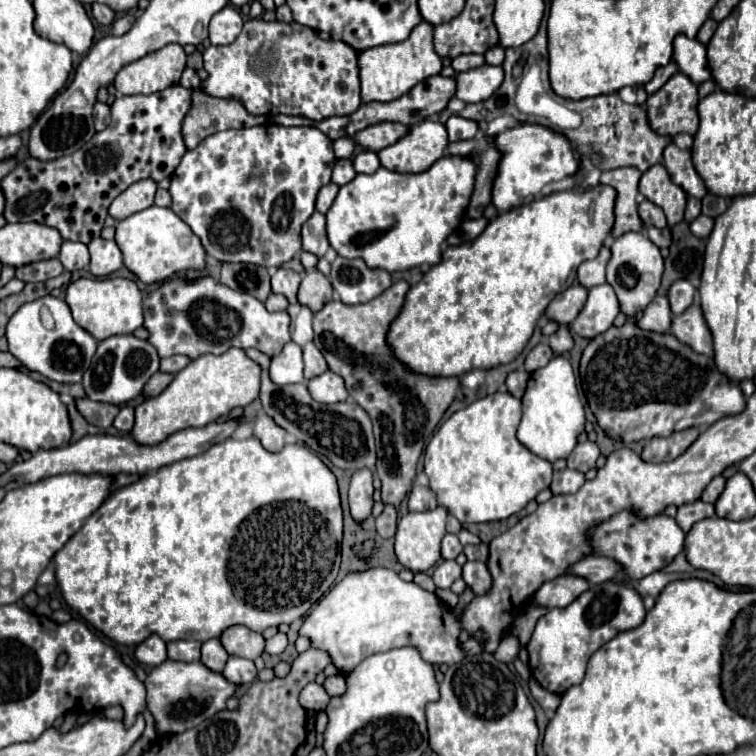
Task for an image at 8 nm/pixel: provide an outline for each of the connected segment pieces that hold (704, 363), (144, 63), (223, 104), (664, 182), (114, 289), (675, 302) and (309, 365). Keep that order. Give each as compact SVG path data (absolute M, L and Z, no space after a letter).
M631 321L621 327L611 325L603 335L597 335L589 341L581 355L579 375L589 409L597 417L599 427L607 433L607 437L623 443L667 437L675 431L683 431L695 425L709 427L715 421L727 415L737 415L745 409L745 397L739 385L717 369L713 357L695 353L689 345L681 343L671 333L643 331Z
M165 45L129 65L115 77L115 89L121 95L149 95L163 91L175 83L185 69L185 51L181 45Z
M201 89L193 91L193 107L183 121L183 139L187 149L195 149L205 137L225 131L243 129L267 123L263 115L251 115L239 101L225 101L205 95Z
M653 165L641 175L639 191L665 211L669 227L683 221L687 195L669 179L669 173L663 169L663 165Z
M79 277L67 285L65 303L79 327L91 333L97 341L113 335L133 333L143 325L143 293L131 279L111 277L111 279L85 279Z
M675 281L671 287L669 287L669 305L671 305L671 311L673 313L683 313L683 309L687 309L693 299L695 299L695 289L689 281Z
M309 341L309 343L303 345L303 361L305 361L305 377L307 377L307 379L317 377L319 373L325 373L325 371L327 371L325 357L323 357L323 353L315 347L313 341Z

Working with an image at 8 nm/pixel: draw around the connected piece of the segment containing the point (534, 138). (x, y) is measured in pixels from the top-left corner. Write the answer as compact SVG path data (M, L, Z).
M523 123L497 135L497 141L499 149L503 149L503 161L499 163L499 173L493 185L493 205L499 211L509 211L521 205L529 195L537 195L547 183L571 177L579 169L571 139L541 125Z

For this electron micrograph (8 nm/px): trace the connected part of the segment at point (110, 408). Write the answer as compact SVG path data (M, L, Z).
M83 397L83 399L77 399L77 411L85 417L85 421L89 425L111 427L119 407L117 405L107 405L107 403L97 403L97 401L91 401L91 399Z

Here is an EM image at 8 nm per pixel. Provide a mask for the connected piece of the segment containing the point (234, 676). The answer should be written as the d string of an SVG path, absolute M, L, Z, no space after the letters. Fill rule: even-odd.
M231 655L229 661L227 661L227 665L225 665L225 669L223 669L223 675L225 675L231 683L247 685L247 683L251 683L251 681L257 677L257 669L255 669L253 661Z

